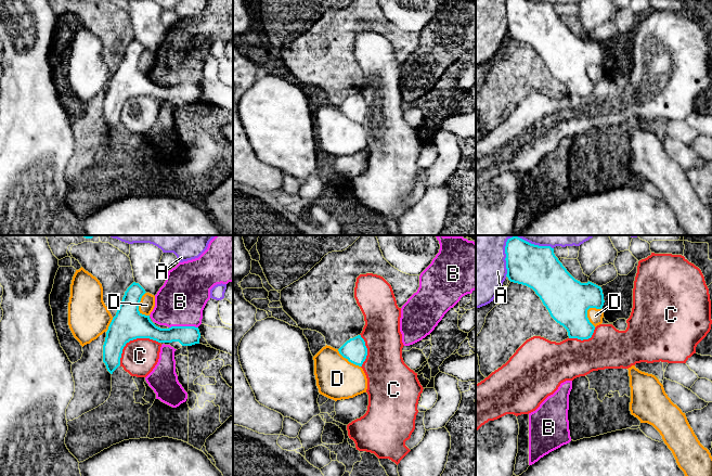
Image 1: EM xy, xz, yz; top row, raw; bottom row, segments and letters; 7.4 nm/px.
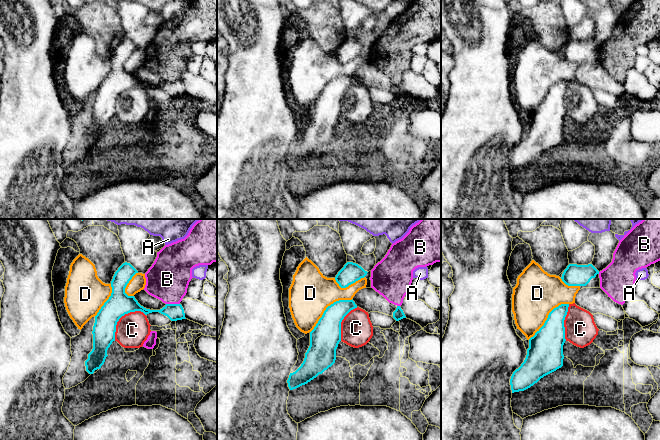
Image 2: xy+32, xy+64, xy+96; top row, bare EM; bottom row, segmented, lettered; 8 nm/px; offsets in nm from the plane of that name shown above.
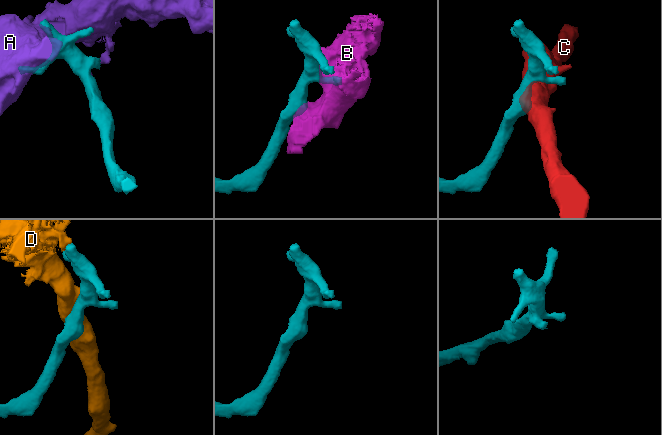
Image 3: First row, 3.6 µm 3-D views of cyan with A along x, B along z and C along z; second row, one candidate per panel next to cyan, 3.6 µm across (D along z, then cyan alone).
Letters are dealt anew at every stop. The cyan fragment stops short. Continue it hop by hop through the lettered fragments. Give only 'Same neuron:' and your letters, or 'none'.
Same neuron: none

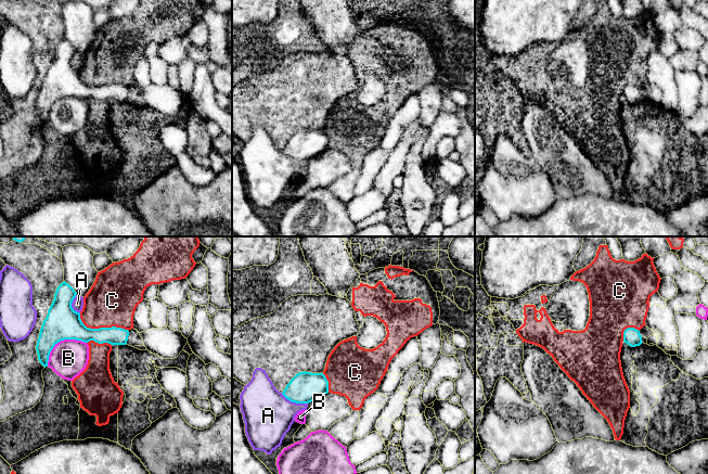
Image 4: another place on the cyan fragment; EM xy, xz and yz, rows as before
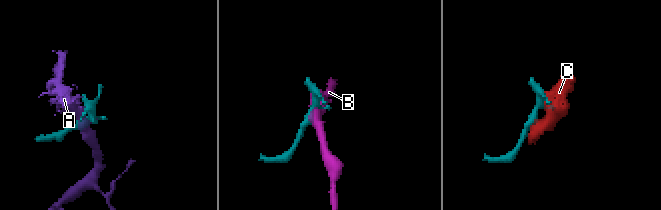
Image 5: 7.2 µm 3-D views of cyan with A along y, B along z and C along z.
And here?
Same neuron: none

